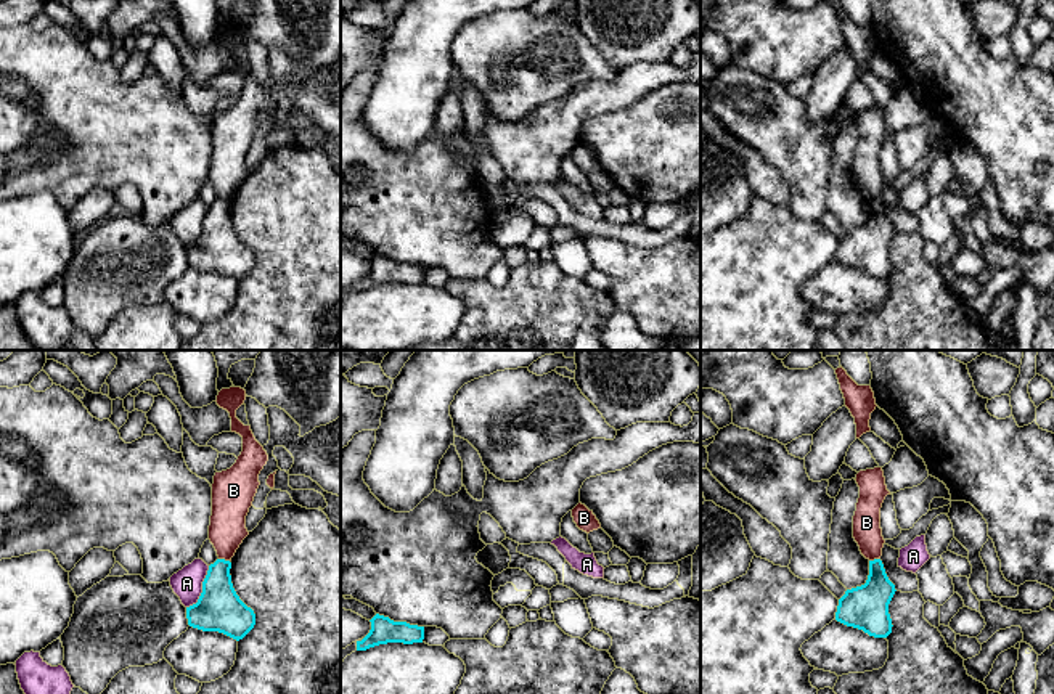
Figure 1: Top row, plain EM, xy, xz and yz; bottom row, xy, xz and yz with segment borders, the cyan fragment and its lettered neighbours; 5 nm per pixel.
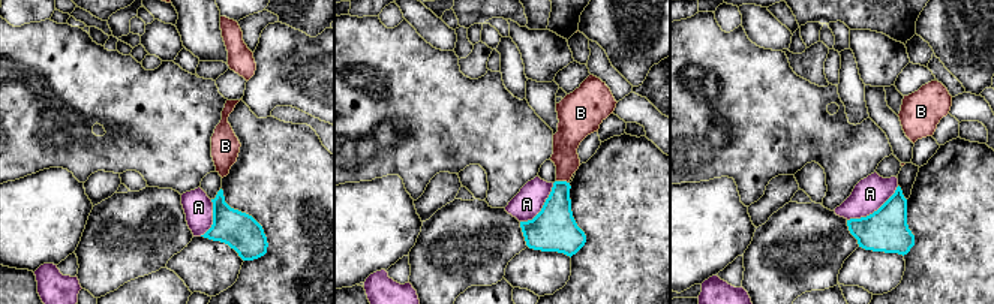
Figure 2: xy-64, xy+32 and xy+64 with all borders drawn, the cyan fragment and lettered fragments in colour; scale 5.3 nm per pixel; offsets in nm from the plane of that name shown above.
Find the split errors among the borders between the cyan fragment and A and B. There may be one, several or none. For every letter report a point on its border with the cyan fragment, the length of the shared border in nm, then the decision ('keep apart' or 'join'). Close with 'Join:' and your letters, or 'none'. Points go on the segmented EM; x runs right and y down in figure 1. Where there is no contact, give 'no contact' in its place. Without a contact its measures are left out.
A: meets cyan in xy at (203, 588); contact 240 nm long; keep apart
B: meets cyan in xy at (224, 559); contact 60 nm long; keep apart
Join: none

